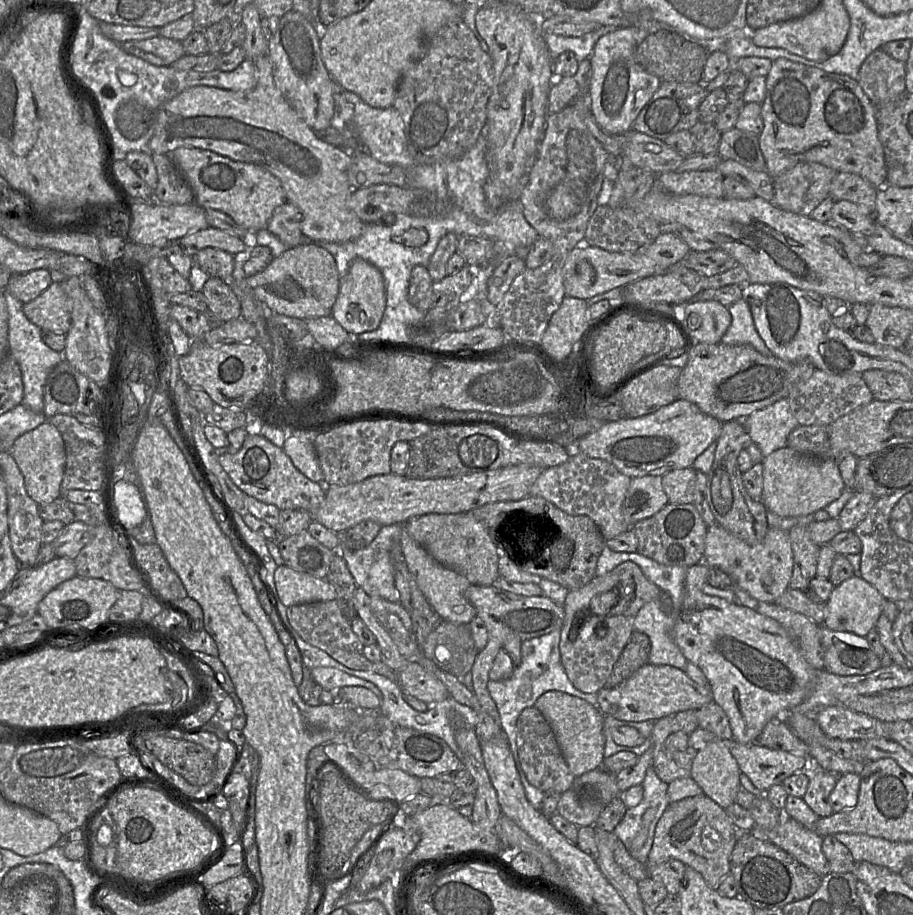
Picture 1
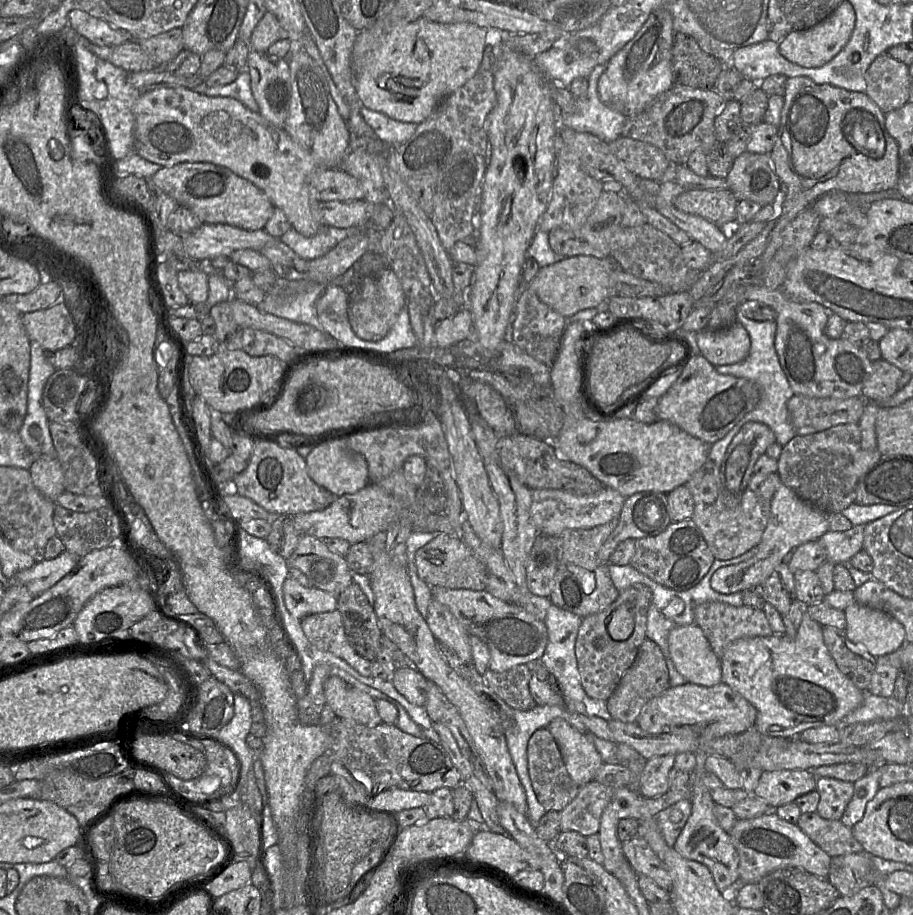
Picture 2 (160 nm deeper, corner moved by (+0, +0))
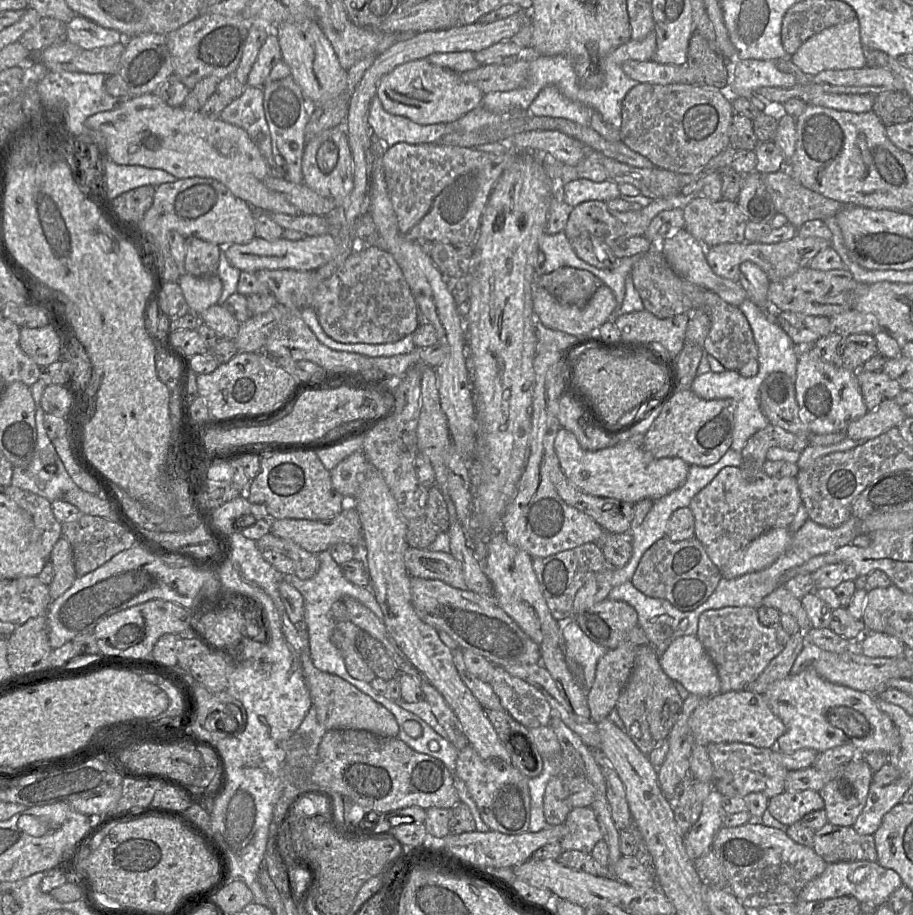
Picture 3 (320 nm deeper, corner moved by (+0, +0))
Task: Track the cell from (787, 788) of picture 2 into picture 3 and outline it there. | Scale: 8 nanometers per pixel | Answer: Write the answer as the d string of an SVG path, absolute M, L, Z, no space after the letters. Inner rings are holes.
M810 789L784 790L768 800L769 812L786 827L802 821L806 814L822 809L825 809L825 803L820 793Z

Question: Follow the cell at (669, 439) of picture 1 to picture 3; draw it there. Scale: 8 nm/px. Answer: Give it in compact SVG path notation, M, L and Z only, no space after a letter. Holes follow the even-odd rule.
M564 427L557 433L554 449L563 473L581 491L633 504L643 499L655 501L662 498L679 487L689 472L689 465L681 458L656 458L642 445L631 442L617 443L596 451L585 450L576 436Z

